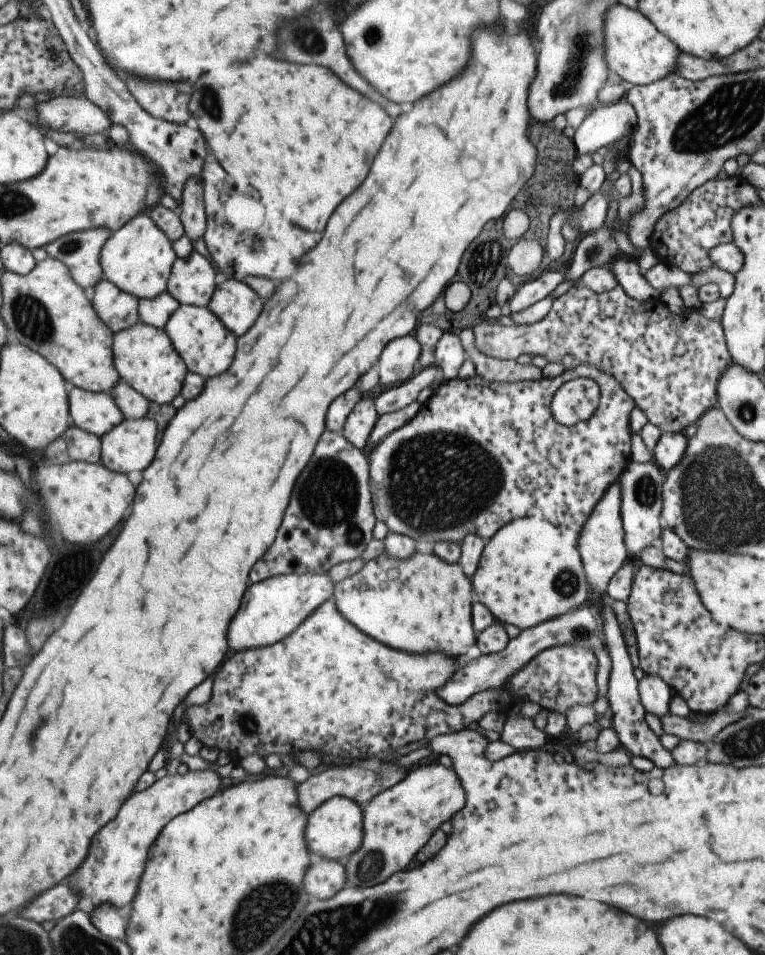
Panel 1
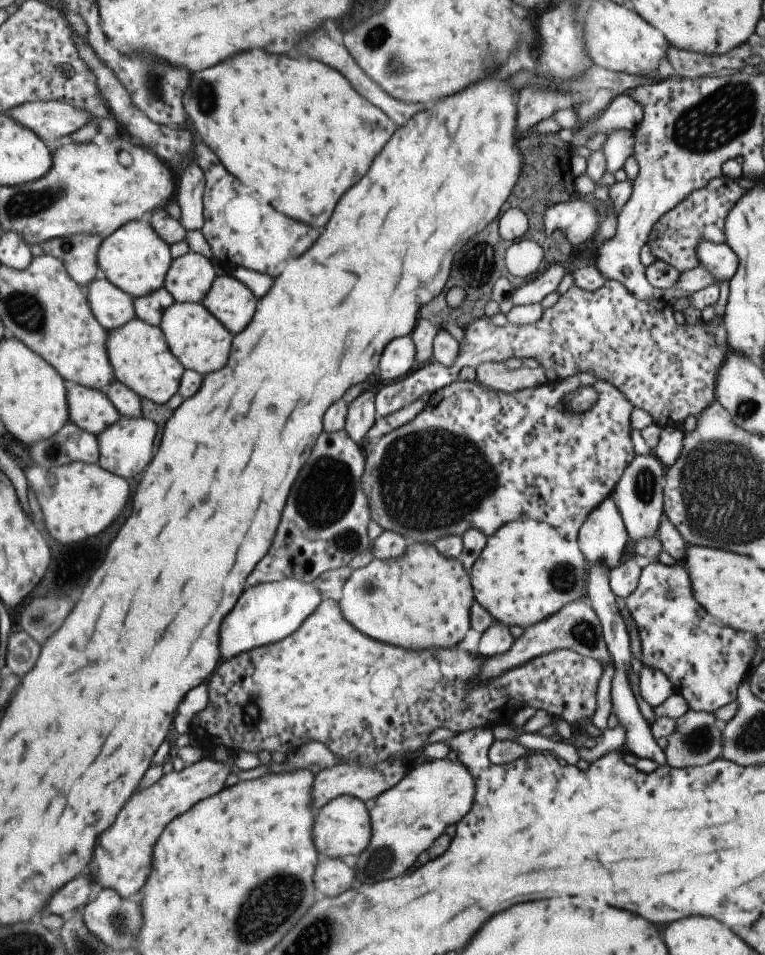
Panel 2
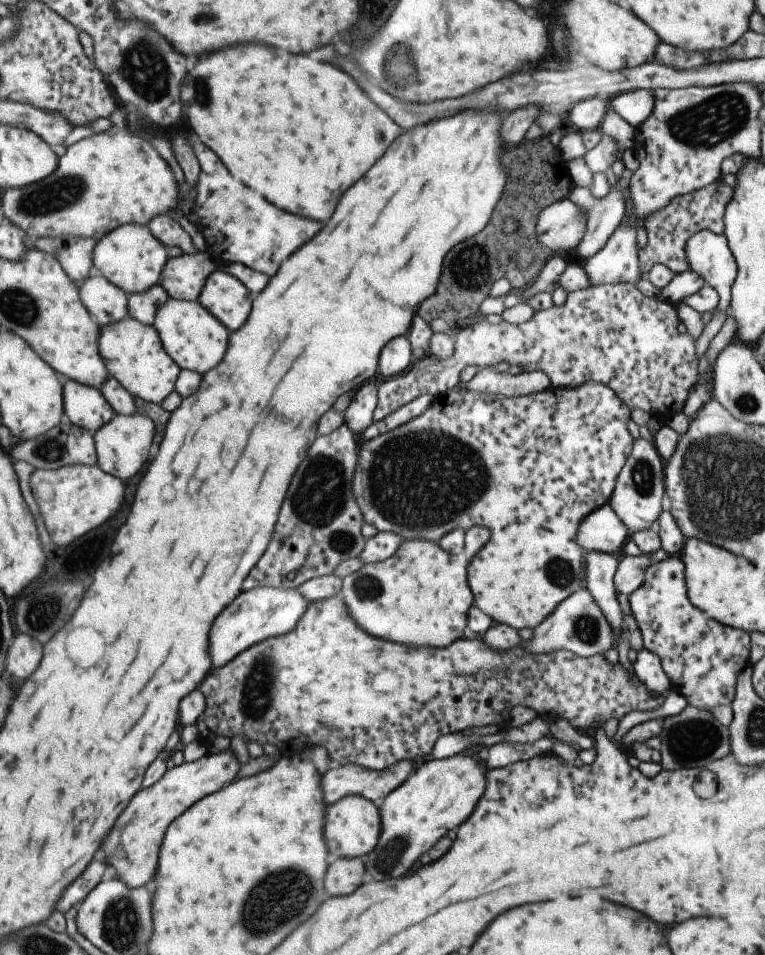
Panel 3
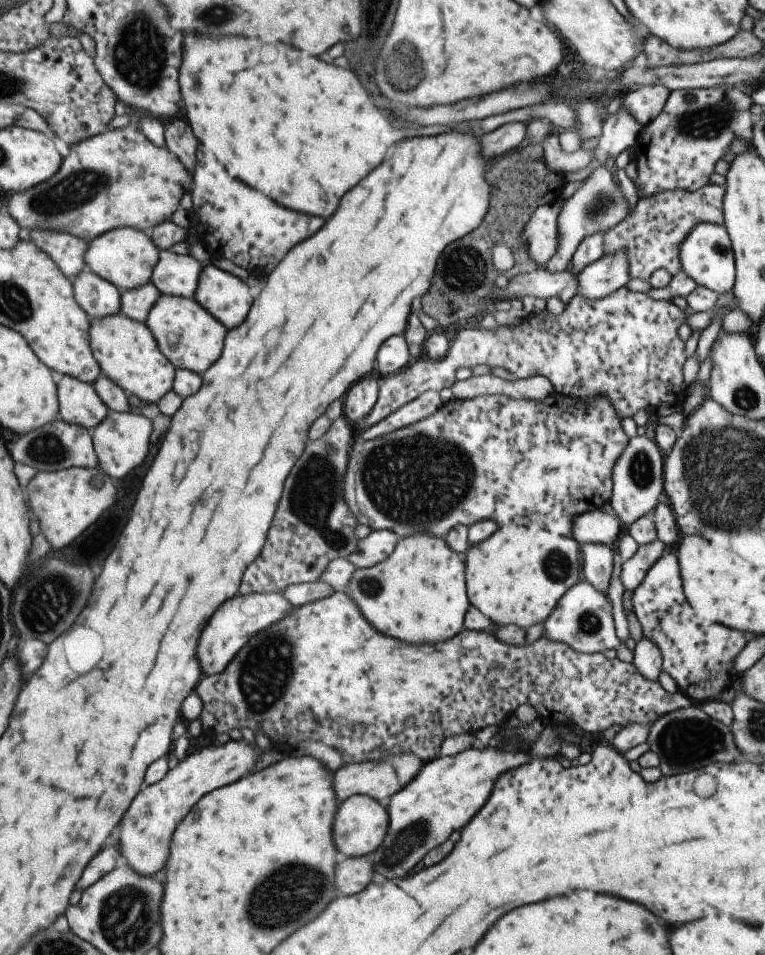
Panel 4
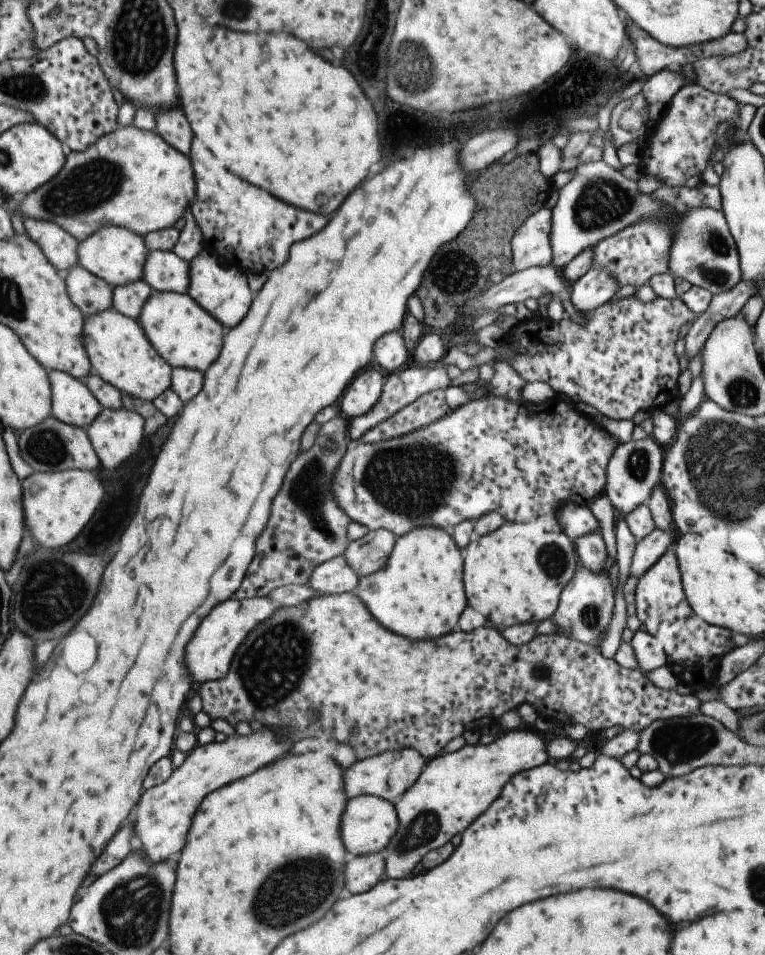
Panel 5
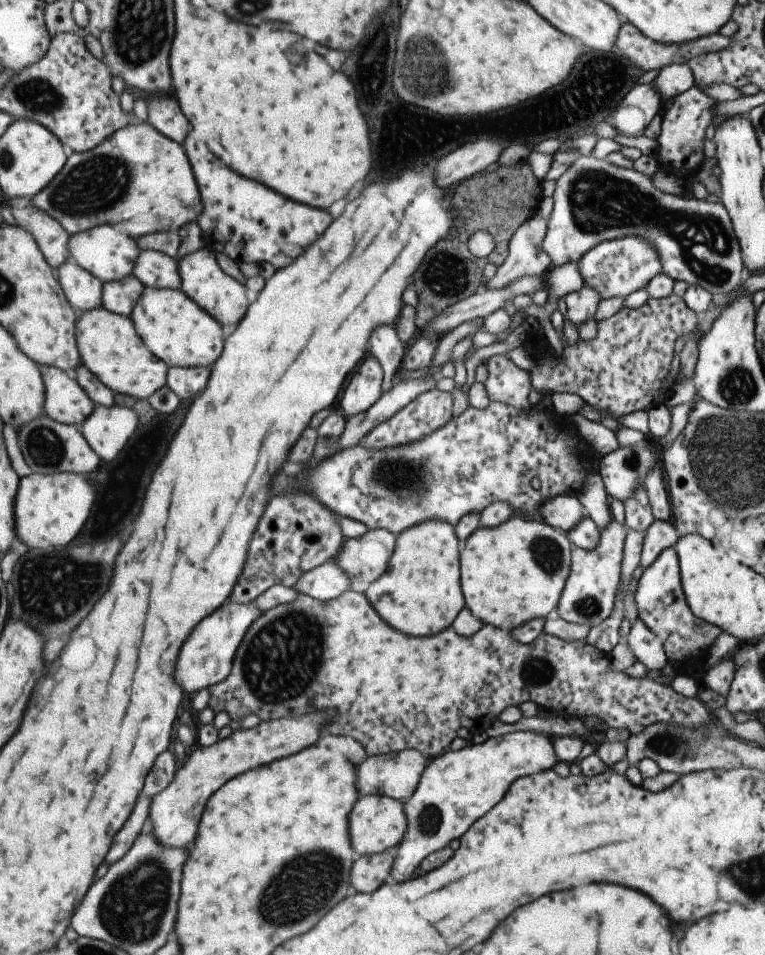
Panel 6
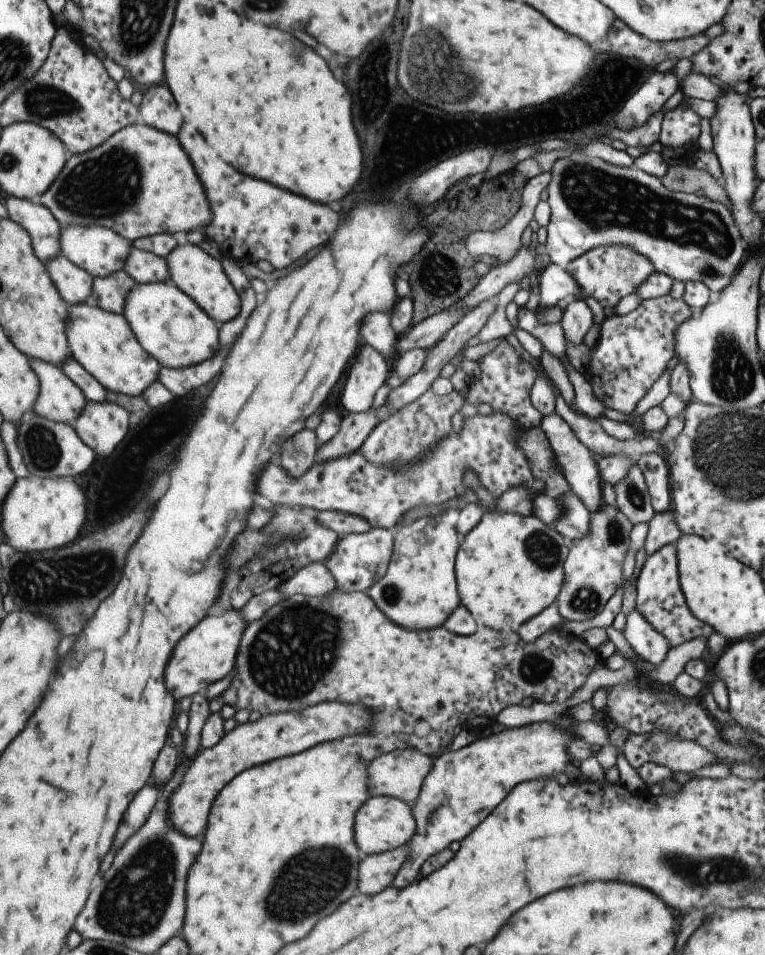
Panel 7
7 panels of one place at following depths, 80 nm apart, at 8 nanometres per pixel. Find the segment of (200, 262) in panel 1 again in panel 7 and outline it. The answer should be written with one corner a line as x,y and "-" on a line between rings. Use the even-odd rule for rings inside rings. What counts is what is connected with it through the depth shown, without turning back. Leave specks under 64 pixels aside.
132,248
130,256
127,257
124,272
139,284
153,282
167,282
169,270
165,258
159,258
151,252

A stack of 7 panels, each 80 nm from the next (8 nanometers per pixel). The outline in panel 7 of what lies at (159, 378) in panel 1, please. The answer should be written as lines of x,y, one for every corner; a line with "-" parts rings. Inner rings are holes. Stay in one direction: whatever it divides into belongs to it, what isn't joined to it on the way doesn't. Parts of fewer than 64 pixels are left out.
86,303
70,308
70,329
67,334
70,335
73,357
83,366
83,370
89,372
105,391
142,396
143,390
159,378
161,364
138,343
125,316

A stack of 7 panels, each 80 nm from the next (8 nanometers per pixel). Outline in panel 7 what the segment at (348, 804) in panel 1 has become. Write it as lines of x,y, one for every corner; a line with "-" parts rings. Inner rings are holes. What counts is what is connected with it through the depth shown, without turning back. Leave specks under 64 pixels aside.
387,796
367,798
353,818
353,840
357,850
363,854
383,853
407,845
415,834
415,820
411,816
410,806

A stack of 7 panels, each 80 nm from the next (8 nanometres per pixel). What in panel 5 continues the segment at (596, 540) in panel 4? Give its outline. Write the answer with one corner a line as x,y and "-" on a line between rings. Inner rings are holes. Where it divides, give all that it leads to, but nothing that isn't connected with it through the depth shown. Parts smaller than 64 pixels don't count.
565,502
555,512
555,520
559,522
563,534
571,541
583,536
583,534
599,532
599,524
597,524
597,520
595,520
591,510
585,506
575,506
573,502
569,502
569,504

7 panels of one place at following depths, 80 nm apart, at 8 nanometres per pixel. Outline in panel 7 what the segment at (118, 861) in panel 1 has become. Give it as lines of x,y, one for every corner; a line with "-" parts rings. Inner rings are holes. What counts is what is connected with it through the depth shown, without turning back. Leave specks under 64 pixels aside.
321,702
315,706
307,706
299,712
279,712
257,718
255,722
246,721
236,725
233,730
210,748
199,749
189,760
183,771
179,786
167,796
167,824
175,832
183,836
199,836
203,838
203,830
207,824
209,808
217,796
217,792
239,772
247,770
253,764
263,764
281,756
297,754
301,750
311,748
313,744
327,742
333,738
355,736
367,726
371,712
365,706
347,706
341,702

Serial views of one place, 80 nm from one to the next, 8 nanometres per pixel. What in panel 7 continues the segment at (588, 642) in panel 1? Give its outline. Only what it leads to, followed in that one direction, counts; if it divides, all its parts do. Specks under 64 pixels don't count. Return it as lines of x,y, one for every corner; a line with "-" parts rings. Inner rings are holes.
604,503
601,506
601,510
590,514
587,534
581,540
568,540
569,550
567,550
567,558
563,562
563,584
554,602
559,616
564,621
583,622
583,620
589,620
604,610
606,602
613,596
617,587
622,584
621,566
625,558
625,552
627,552
631,528
631,522
617,508
613,508
613,506

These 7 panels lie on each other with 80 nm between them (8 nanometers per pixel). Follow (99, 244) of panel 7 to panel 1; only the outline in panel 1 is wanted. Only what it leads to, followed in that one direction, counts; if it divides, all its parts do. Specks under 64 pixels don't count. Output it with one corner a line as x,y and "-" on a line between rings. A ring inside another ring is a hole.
146,211
139,212
121,229
112,232
105,242
101,250
102,276
119,287
119,290
134,295
136,299
150,299
166,290
166,282
175,257
172,242
162,233
162,230
159,230
158,226
155,226

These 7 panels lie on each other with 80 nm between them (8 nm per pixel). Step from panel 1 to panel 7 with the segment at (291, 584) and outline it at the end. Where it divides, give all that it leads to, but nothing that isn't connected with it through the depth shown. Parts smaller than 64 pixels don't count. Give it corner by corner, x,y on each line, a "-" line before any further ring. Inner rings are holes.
232,607
221,616
203,618
179,640
179,644
175,644
175,650
171,652
171,658
163,670
165,690
173,696
175,688
175,700
179,700
183,696
203,693
211,684
224,678
234,666
240,638
247,626
247,622
243,622
241,610

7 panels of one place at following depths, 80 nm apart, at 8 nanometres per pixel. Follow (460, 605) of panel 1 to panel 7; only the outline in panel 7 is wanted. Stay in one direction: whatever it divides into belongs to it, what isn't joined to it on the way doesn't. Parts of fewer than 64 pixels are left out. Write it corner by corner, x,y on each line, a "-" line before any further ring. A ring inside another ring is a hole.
443,516
419,518
396,528
385,575
365,593
391,622
409,630
427,630
443,624
459,604
455,592
455,556
460,544
453,524

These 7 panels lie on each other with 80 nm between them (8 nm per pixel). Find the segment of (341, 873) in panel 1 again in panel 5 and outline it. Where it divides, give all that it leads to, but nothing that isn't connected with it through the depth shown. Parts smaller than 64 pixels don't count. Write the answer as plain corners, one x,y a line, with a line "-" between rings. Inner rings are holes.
371,853
353,858
343,866
345,868
345,888
351,894
359,894
375,886
383,874
381,853

